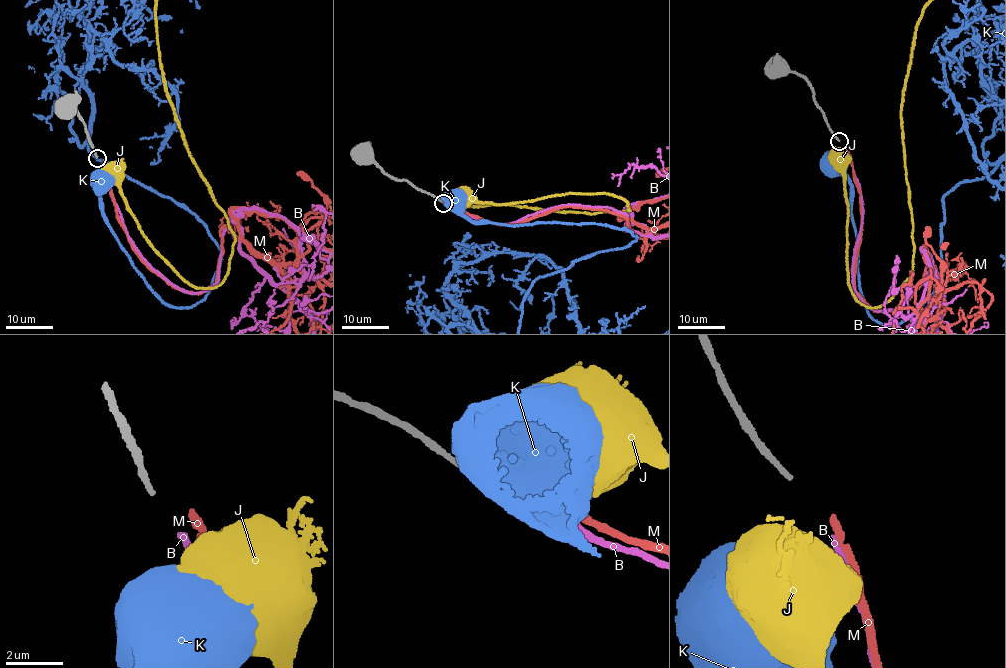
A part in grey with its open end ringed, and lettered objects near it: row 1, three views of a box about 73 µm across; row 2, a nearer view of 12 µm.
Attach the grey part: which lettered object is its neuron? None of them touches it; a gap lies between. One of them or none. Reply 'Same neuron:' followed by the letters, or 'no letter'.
Same neuron: B

